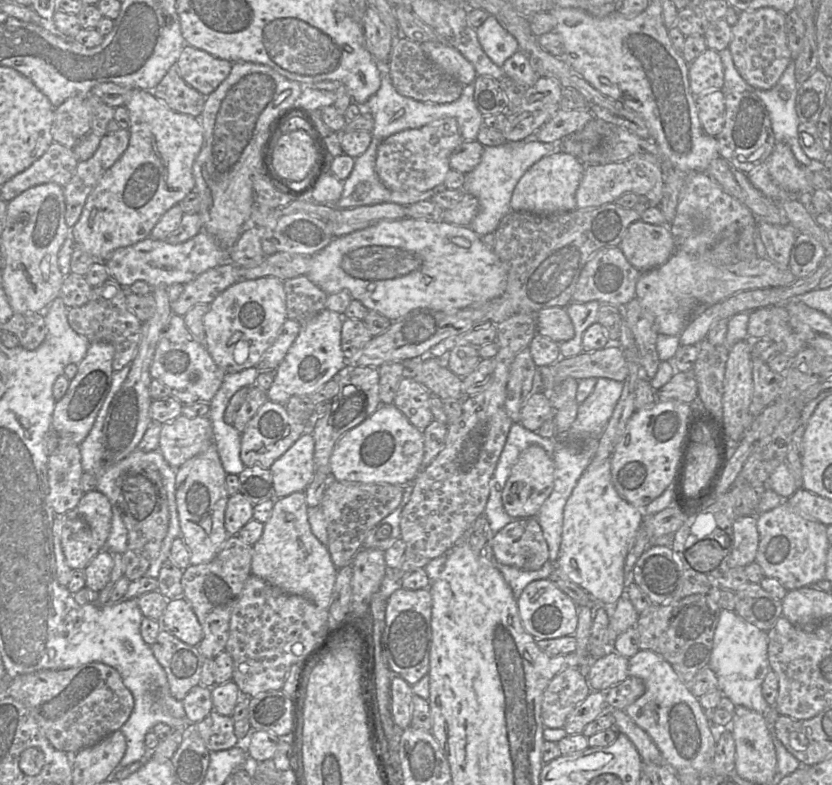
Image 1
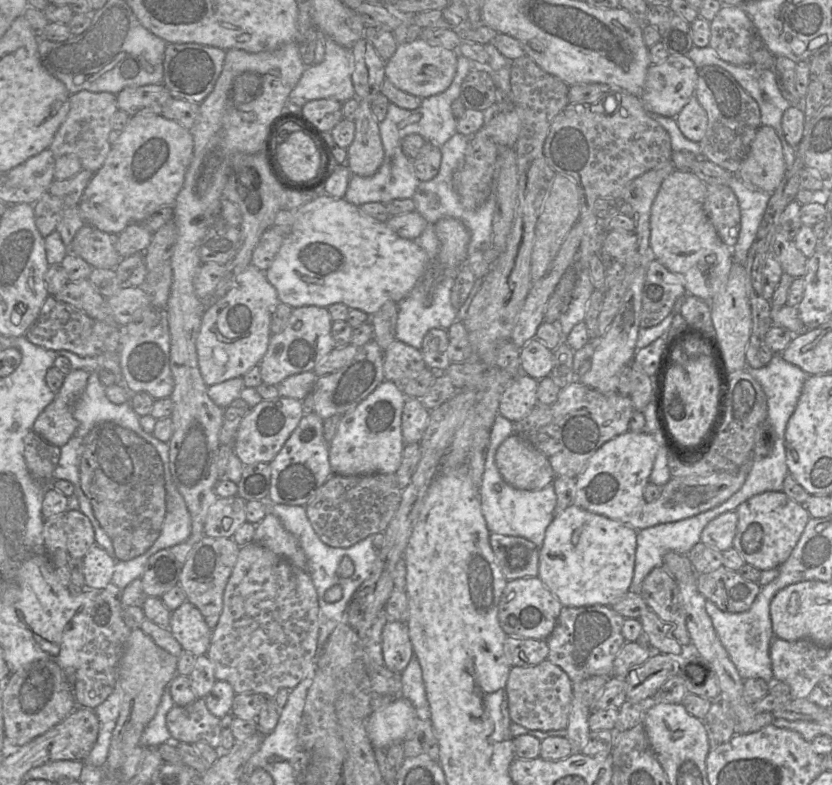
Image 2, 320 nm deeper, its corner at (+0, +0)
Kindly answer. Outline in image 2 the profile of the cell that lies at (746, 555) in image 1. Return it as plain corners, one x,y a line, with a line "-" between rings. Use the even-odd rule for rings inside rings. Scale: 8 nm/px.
736,511
722,513
704,527
700,541
720,551
733,547
737,522
738,515

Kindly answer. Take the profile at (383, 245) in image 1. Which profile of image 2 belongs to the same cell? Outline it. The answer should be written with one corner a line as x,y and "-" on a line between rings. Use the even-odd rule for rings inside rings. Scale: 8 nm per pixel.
320,191
314,200
290,211
294,212
292,232
284,238
265,275
277,290
280,302
292,308
309,305
327,308
343,303
370,316
386,302
398,303
404,299
427,267
428,255
415,240
398,236
385,222
368,216
345,198
335,198

